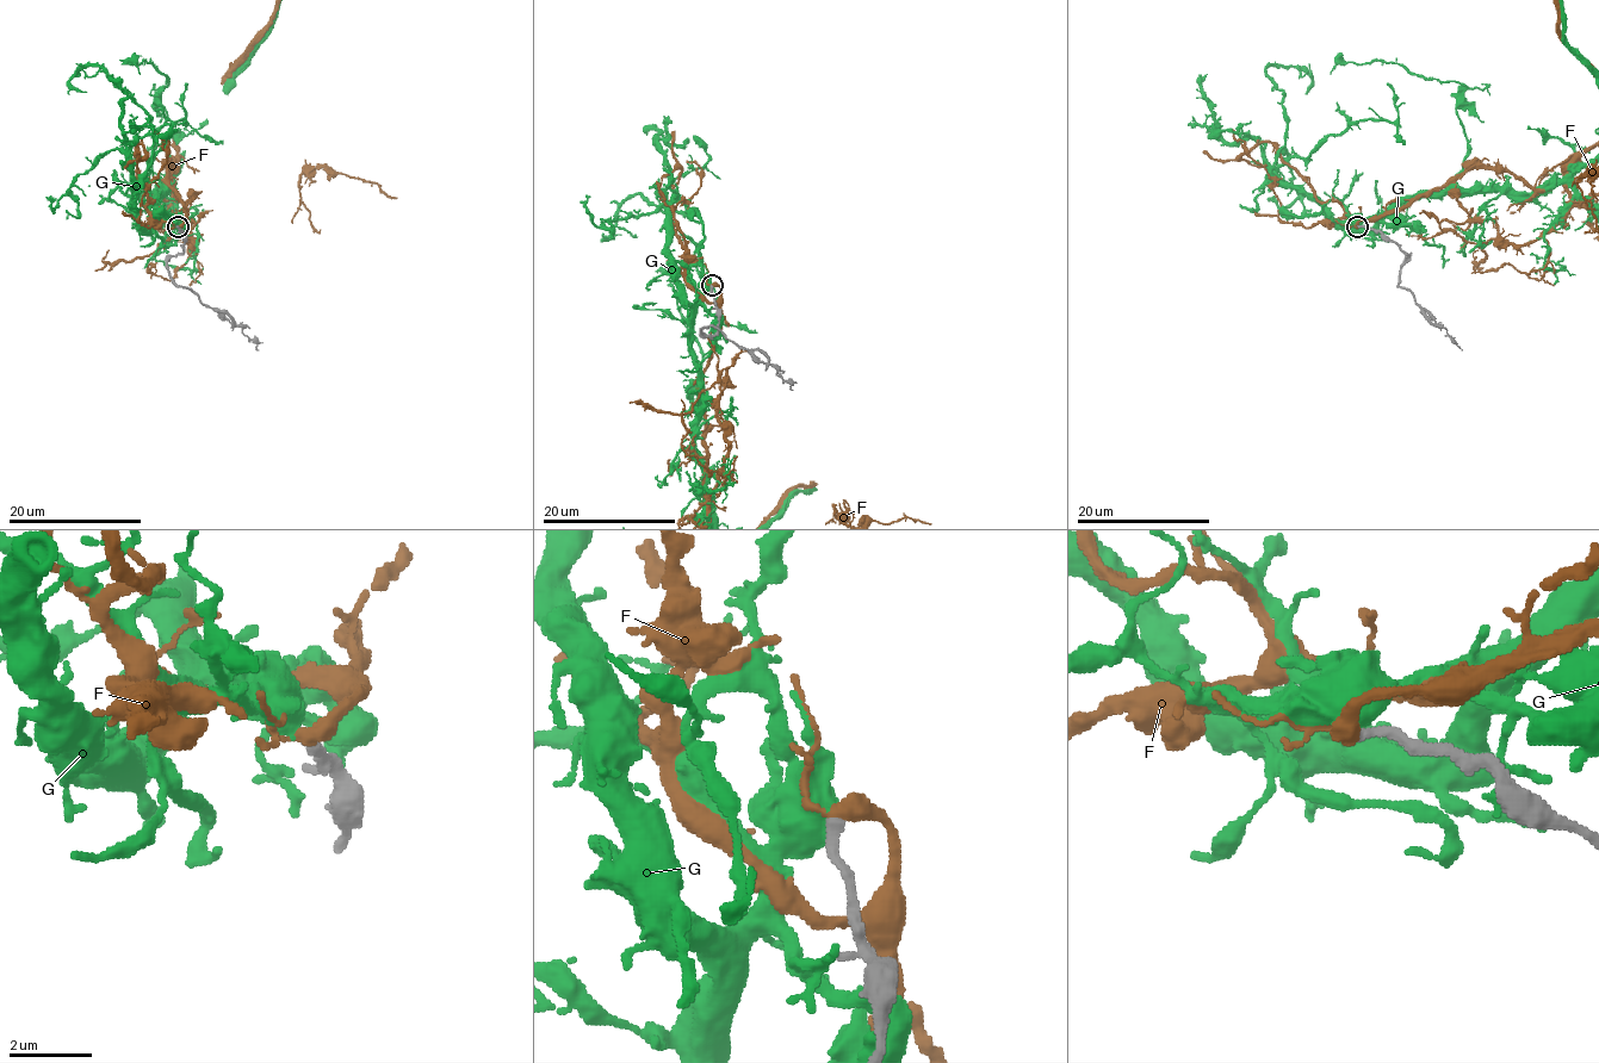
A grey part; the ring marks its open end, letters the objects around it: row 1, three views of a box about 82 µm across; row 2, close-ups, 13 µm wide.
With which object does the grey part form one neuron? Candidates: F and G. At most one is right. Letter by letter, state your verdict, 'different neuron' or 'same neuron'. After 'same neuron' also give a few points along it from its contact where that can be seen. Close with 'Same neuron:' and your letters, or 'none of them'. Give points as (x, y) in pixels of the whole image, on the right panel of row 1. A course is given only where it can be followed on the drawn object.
F: same neuron
G: different neuron
Same neuron: F

